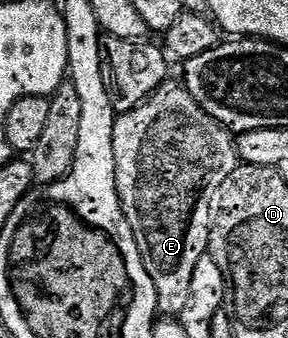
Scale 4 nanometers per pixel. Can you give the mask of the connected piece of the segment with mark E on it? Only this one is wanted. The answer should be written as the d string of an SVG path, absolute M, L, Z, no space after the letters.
M167 80L147 102L142 102L132 112L115 117L114 159L122 210L148 268L148 276L152 276L152 284L156 284L159 315L177 319L188 304L196 264L207 257L210 248L212 207L218 189L240 165L235 139L231 131L196 104L181 81Z

